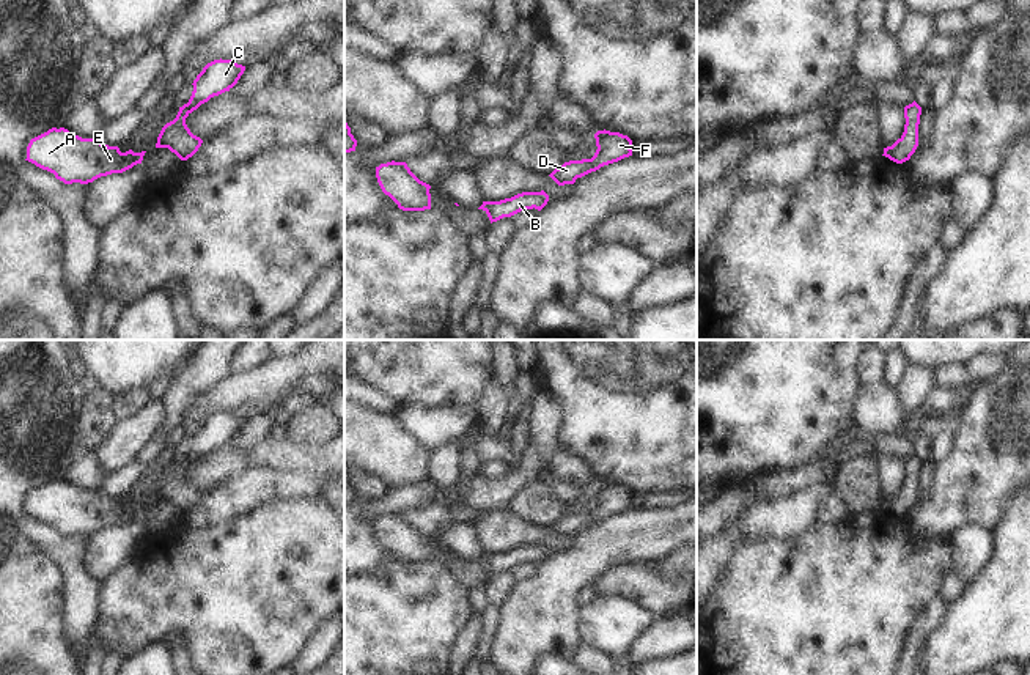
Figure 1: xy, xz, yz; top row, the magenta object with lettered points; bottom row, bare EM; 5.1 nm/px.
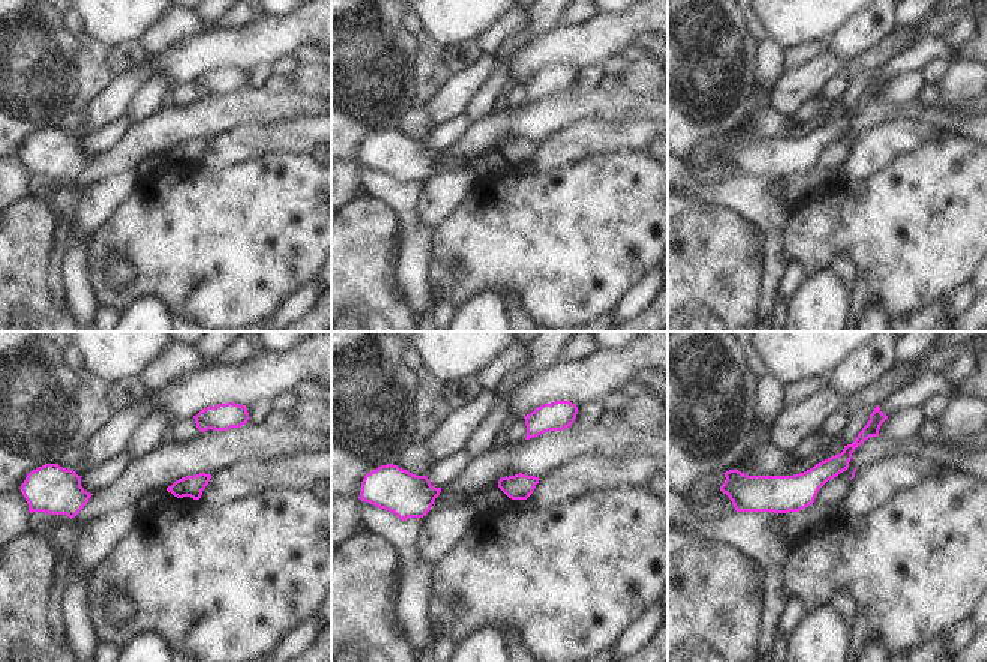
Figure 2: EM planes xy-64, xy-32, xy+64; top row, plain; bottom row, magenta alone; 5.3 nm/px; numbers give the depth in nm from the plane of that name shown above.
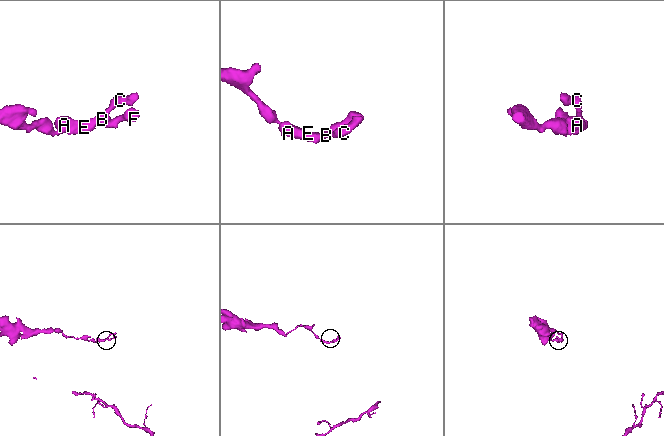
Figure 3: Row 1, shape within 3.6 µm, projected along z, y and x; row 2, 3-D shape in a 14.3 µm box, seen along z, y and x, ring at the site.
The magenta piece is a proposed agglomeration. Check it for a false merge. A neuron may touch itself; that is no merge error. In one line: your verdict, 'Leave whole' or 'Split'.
Leave whole

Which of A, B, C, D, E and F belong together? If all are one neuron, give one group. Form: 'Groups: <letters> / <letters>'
Groups: A B C D E F

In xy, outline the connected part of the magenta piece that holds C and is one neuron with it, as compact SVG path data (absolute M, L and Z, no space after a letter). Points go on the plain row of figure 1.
M220 411L208 415L192 436L193 444L189 455L179 459L176 470L162 480L156 500L168 500L181 513L192 510L203 492L190 485L186 470L211 450L230 444L244 423L245 419L233 412Z

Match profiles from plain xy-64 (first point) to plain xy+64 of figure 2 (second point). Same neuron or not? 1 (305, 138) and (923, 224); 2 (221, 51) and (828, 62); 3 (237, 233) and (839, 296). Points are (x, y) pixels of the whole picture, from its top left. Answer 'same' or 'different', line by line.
1: different
2: different
3: different

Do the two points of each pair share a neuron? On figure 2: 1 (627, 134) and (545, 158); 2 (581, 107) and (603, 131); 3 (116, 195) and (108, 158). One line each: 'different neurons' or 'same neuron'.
1: same neuron
2: different neurons
3: different neurons

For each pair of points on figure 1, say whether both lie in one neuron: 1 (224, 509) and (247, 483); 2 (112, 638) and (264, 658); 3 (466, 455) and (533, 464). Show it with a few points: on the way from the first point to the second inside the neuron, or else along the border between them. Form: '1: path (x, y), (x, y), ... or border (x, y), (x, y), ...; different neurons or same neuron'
1: path (228, 502), (241, 490); same neuron
2: path (150, 622), (227, 622); same neuron
3: border (478, 474), (461, 490), (461, 504); different neurons

